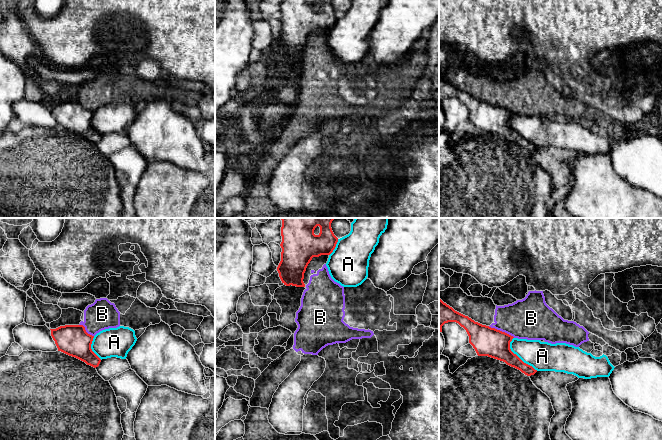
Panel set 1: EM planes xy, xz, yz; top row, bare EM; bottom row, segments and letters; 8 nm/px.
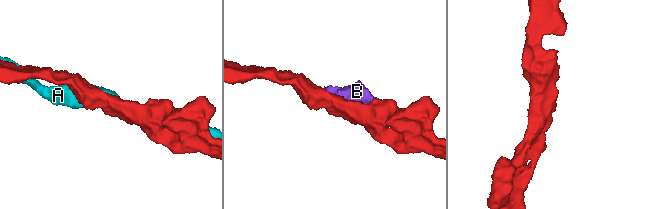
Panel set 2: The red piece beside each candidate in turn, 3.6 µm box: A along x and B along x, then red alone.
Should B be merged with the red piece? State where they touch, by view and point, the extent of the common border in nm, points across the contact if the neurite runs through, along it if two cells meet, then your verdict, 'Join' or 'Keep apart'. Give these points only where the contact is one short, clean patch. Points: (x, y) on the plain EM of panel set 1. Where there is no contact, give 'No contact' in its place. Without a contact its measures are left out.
Touches red at yz (501, 107). Shared border 240 nm. Boundary: yz (488, 102), (504, 107), (514, 113). Keep apart

